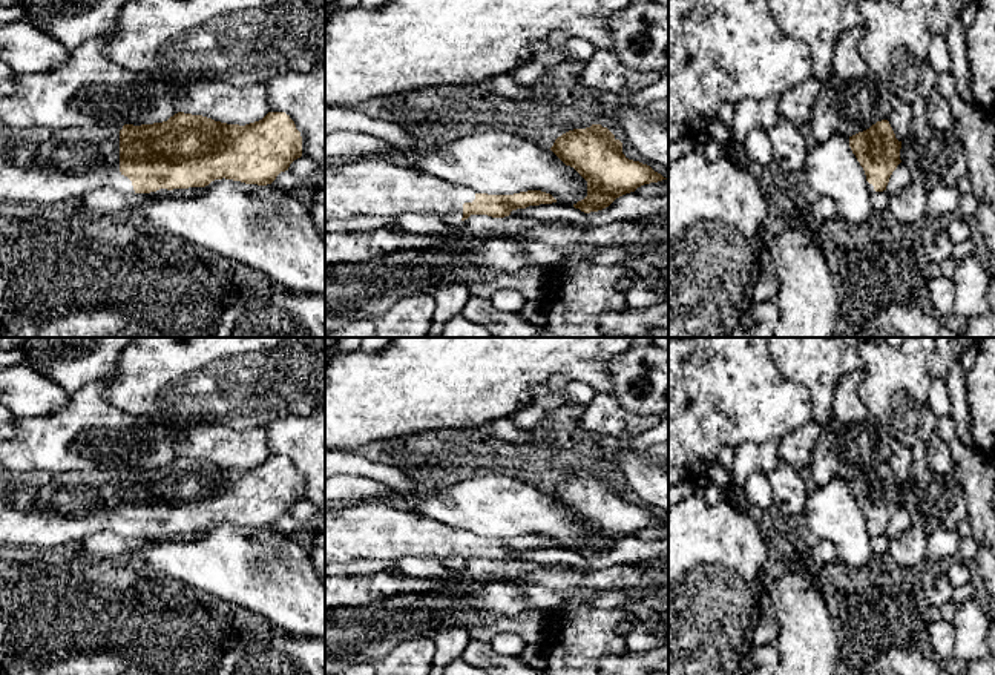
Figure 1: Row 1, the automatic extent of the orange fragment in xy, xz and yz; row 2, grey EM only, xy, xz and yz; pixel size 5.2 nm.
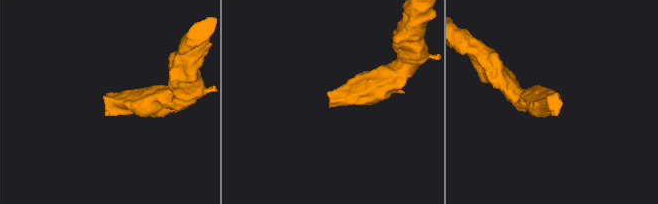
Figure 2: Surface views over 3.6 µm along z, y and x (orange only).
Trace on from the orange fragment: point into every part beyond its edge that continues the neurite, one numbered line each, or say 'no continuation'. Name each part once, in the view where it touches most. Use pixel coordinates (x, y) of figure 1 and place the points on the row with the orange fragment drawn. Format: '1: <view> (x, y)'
1: xy (37, 164)

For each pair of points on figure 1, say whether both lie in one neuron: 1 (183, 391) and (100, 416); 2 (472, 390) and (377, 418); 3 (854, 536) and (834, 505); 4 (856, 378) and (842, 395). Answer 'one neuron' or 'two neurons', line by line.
1: two neurons
2: one neuron
3: one neuron
4: one neuron

